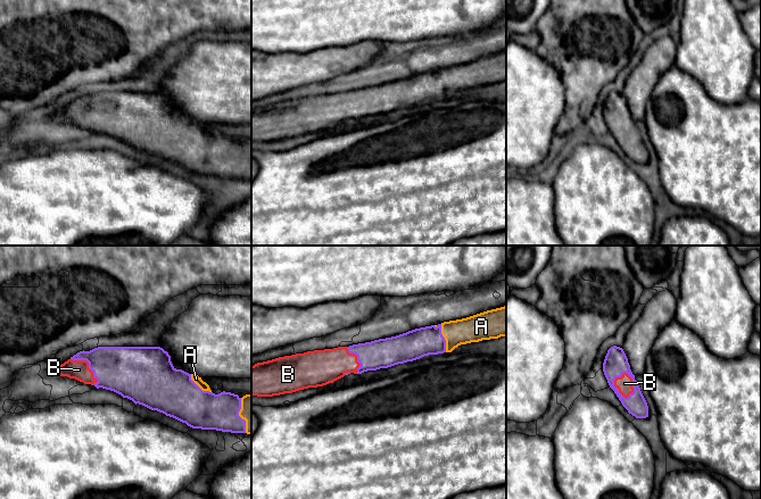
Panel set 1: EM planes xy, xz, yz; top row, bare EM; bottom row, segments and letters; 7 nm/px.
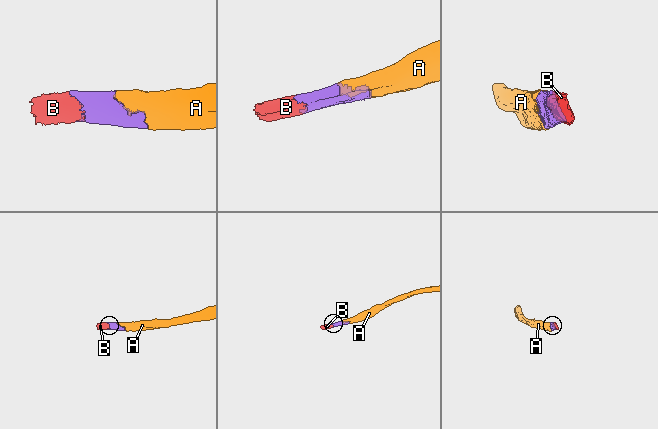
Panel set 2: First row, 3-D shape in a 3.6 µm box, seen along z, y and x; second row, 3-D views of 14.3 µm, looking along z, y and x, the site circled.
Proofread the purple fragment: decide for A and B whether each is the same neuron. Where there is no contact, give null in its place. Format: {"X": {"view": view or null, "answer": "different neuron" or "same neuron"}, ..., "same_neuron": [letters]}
{"A": {"view": "xz", "answer": "same neuron"}, "B": {"view": "yz", "answer": "same neuron"}, "same_neuron": ["A", "B"]}

